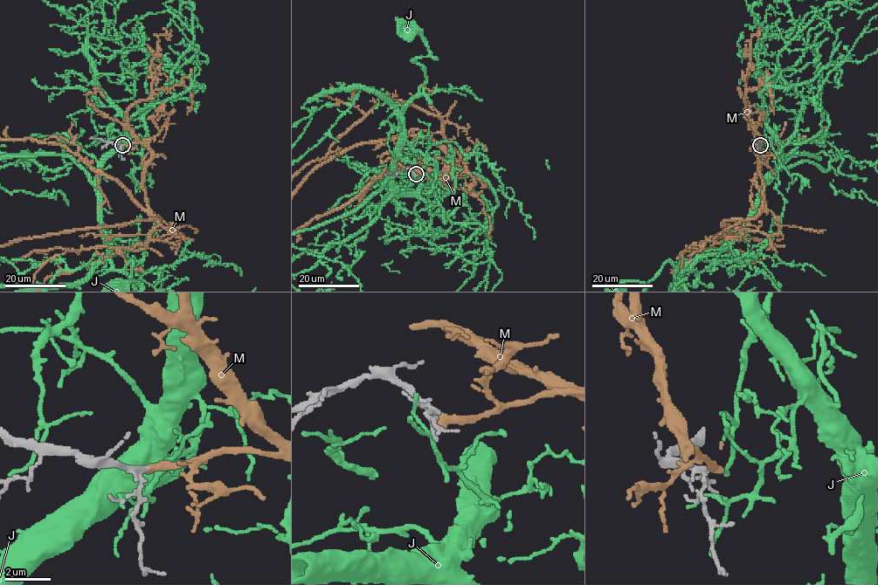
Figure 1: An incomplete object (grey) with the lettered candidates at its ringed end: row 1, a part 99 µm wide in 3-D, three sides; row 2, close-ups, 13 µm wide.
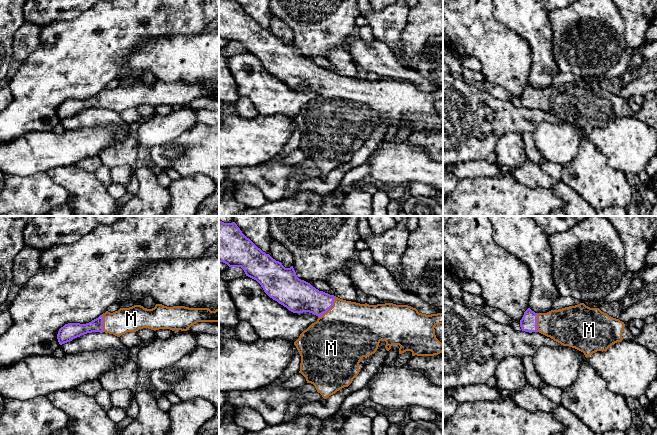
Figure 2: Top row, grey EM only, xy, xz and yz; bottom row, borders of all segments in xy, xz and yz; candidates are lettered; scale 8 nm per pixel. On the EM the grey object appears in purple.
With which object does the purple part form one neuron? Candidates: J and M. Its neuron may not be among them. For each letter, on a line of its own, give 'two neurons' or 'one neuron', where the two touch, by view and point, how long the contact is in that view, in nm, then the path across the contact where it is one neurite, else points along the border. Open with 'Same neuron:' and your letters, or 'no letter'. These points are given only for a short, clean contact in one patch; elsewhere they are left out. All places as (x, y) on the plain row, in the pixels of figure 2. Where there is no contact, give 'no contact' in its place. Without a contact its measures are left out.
Same neuron: M
J: two neurons; no contact
M: one neuron; contact xz (329, 84); length 220 nm; way xz (301, 72), (329, 84), (348, 107)

